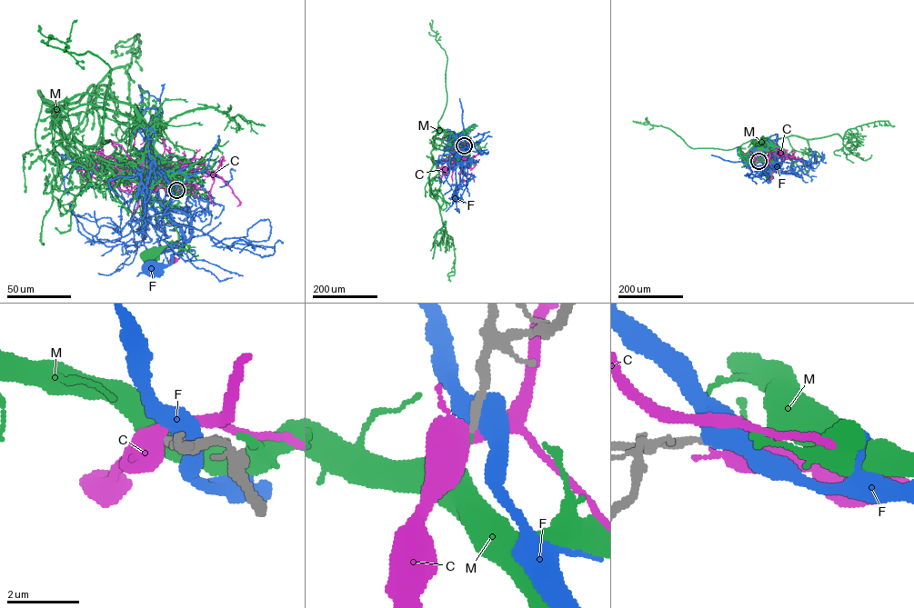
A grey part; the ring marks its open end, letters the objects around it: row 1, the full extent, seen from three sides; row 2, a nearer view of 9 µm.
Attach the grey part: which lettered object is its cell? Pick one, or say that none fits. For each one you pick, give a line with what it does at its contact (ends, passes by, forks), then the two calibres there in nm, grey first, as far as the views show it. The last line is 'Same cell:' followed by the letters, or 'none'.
M: it ends; calibres 240 and 110 nm
Same cell: M

